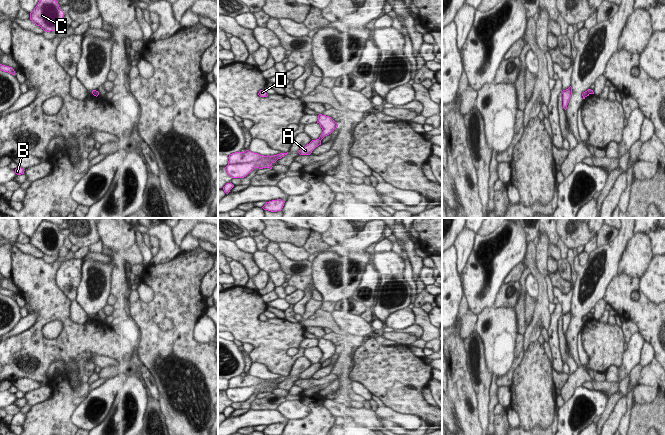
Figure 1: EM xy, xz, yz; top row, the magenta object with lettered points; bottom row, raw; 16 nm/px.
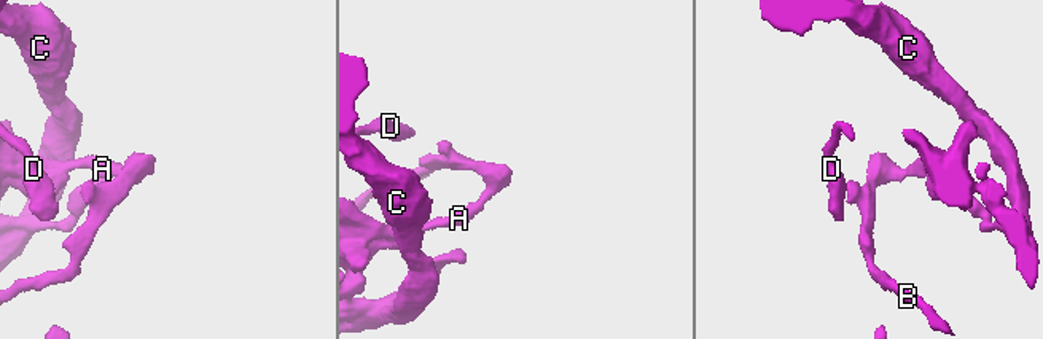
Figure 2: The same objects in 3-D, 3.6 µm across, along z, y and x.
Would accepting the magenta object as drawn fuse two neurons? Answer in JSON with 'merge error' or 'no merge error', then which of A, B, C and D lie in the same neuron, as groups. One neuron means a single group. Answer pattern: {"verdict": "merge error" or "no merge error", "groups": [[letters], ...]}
{"verdict": "merge error", "groups": [["A", "C", "D"], ["B"]]}

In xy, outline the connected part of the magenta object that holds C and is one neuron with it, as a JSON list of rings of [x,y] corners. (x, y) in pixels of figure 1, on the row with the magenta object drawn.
[[[39,0],[37,6],[30,13],[30,20],[44,31],[56,31],[63,21],[64,12],[56,0]]]

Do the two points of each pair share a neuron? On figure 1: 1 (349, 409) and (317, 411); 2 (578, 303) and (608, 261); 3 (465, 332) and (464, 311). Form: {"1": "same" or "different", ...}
{"1": "different", "2": "same", "3": "same"}

